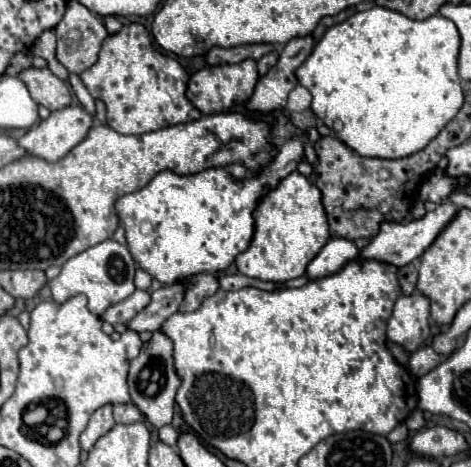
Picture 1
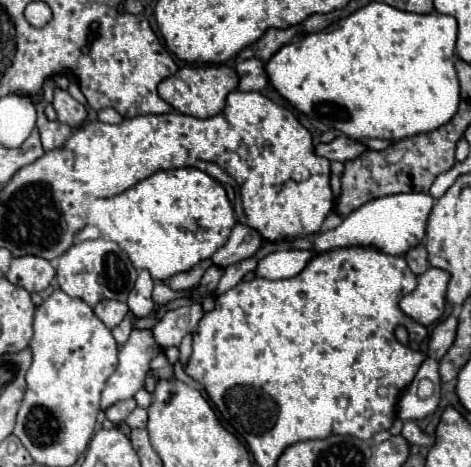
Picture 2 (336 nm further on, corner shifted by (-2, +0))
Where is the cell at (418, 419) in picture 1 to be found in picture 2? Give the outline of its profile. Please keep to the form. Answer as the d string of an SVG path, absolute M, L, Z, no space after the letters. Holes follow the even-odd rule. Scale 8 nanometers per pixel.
M405 422L401 436L407 440L407 444L419 444L419 446L431 446L433 444L433 436L423 434L415 422Z

